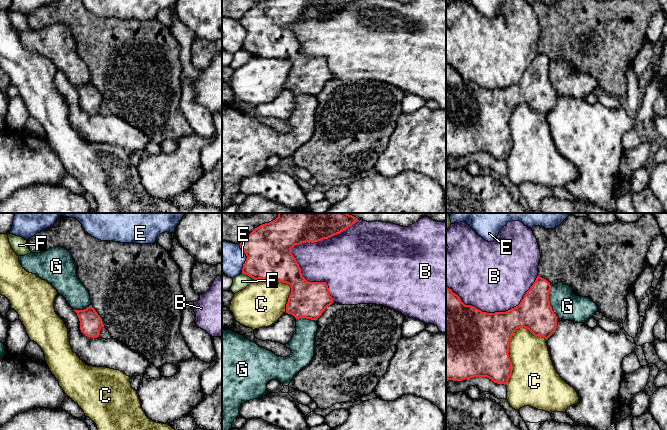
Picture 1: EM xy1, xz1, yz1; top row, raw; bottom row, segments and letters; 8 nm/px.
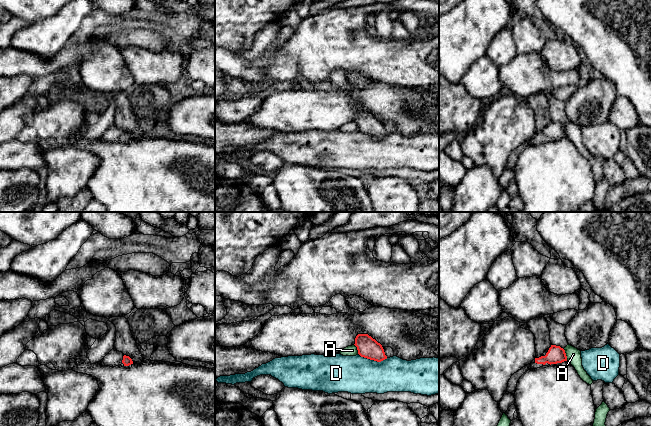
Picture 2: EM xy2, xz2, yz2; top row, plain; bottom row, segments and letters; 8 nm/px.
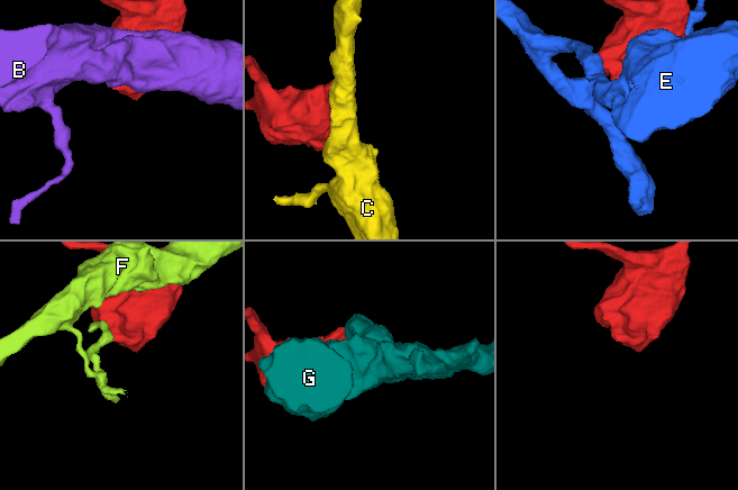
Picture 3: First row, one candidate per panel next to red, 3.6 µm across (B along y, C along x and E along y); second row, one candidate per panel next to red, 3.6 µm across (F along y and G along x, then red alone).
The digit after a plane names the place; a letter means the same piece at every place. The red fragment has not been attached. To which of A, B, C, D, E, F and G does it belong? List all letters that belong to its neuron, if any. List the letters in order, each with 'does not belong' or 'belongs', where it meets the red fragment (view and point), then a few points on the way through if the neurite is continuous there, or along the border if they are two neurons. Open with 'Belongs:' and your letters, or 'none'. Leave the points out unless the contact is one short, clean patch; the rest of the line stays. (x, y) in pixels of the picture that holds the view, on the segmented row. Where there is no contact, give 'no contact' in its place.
Belongs: none
A: does not belong; meets red in yz2 at (565, 355); border along yz2 (563, 349), (567, 360)
B: does not belong; meets red in xz1 at (290, 250)
C: does not belong; meets red in yz1 at (520, 327)
D: does not belong; meets red in xz2 at (373, 359)
E: does not belong; meets red in xz1 at (246, 259); border along xz1 (238, 244), (246, 256), (242, 273)
F: does not belong; meets red in xz1 at (248, 275)
G: does not belong; meets red in yz1 at (549, 302)

